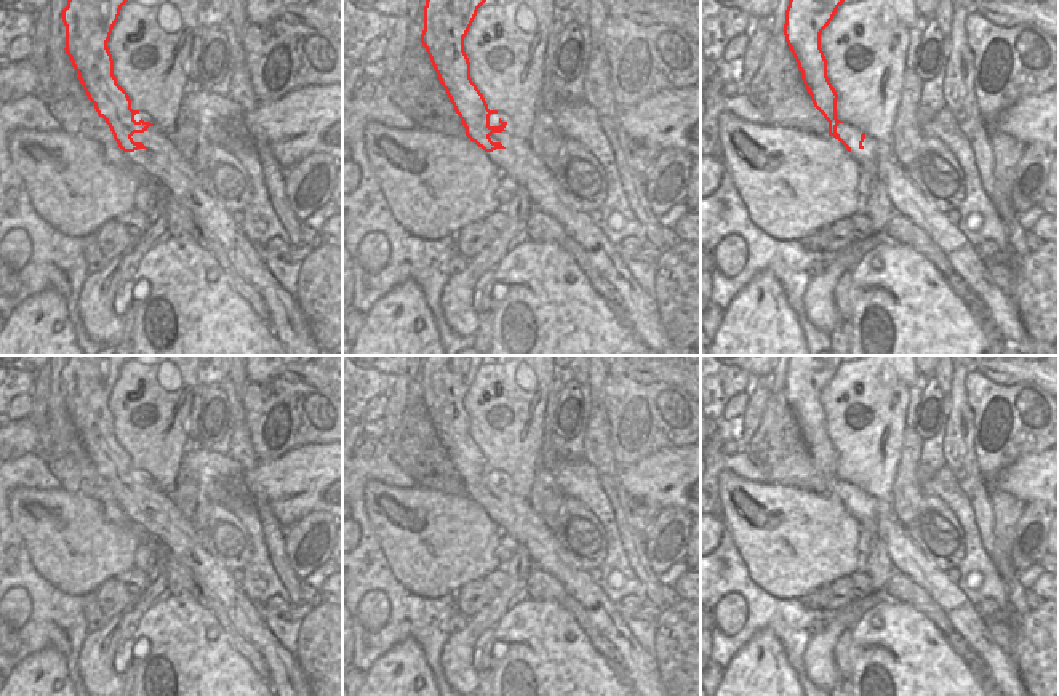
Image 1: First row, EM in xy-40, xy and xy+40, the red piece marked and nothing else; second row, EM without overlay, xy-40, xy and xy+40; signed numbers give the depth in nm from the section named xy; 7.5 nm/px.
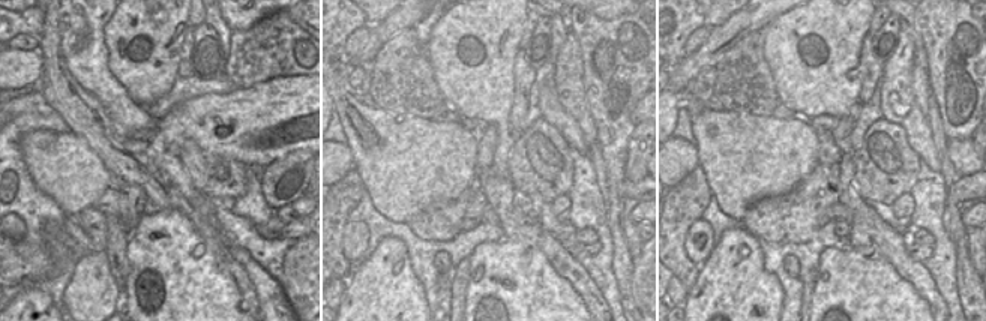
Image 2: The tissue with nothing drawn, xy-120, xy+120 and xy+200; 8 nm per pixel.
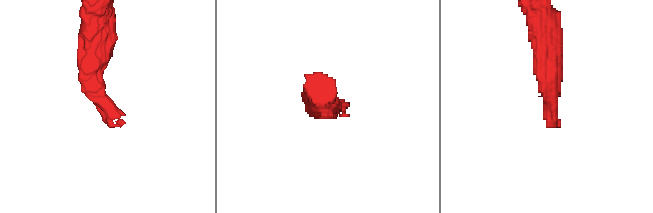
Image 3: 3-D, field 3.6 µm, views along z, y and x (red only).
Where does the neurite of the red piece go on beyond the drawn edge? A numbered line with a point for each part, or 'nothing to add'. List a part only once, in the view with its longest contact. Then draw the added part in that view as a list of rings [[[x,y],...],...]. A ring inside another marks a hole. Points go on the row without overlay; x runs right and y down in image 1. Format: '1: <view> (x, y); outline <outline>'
1: xy-40 (162, 520); outline [[[155,483],[144,491],[134,491],[134,501],[142,501],[146,506],[125,514],[139,525],[160,546],[166,547],[182,565],[186,565],[197,579],[214,594],[224,605],[229,619],[237,627],[238,634],[251,642],[264,656],[270,672],[270,686],[277,696],[314,696],[306,682],[306,675],[299,666],[296,654],[290,653],[267,627],[258,605],[248,598],[242,584],[232,578],[232,571],[226,570],[197,538],[184,514],[174,506],[171,493],[163,493]]]

